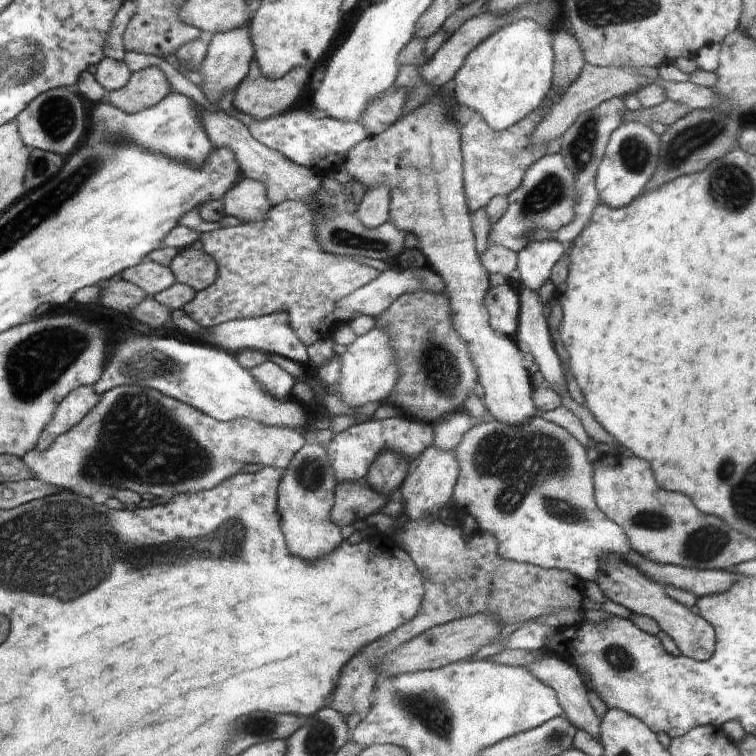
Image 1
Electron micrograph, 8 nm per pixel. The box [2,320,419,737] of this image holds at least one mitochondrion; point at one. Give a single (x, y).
(137, 439)

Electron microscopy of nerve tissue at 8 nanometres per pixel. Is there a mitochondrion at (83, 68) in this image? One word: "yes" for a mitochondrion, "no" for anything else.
no

